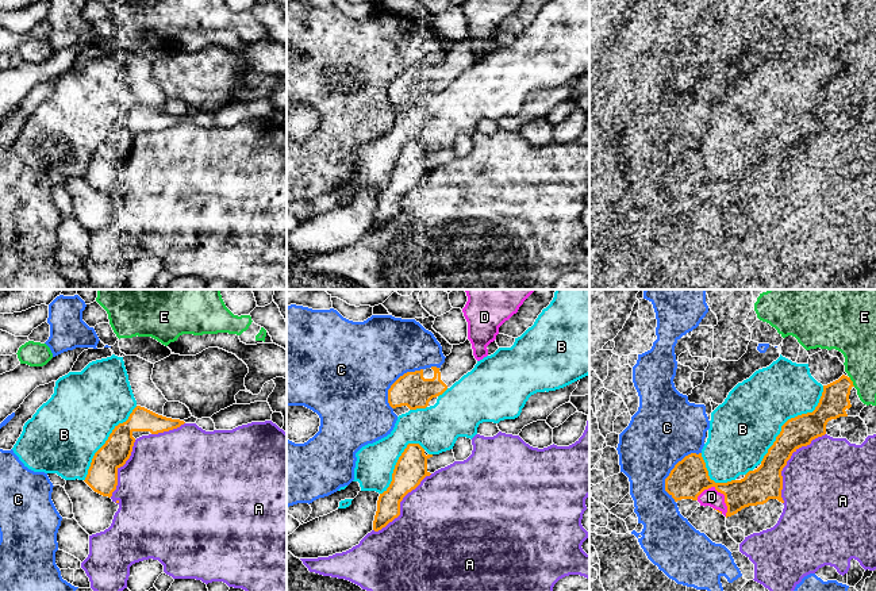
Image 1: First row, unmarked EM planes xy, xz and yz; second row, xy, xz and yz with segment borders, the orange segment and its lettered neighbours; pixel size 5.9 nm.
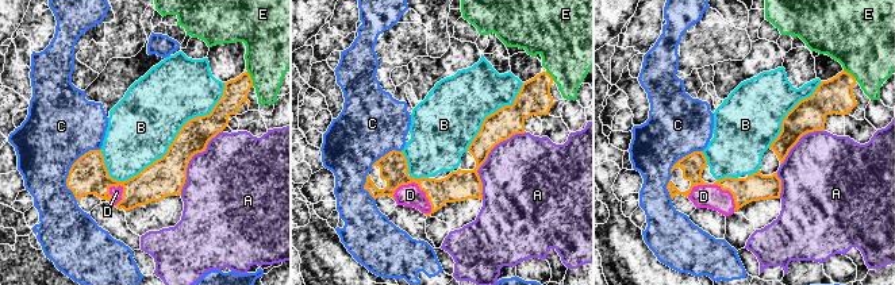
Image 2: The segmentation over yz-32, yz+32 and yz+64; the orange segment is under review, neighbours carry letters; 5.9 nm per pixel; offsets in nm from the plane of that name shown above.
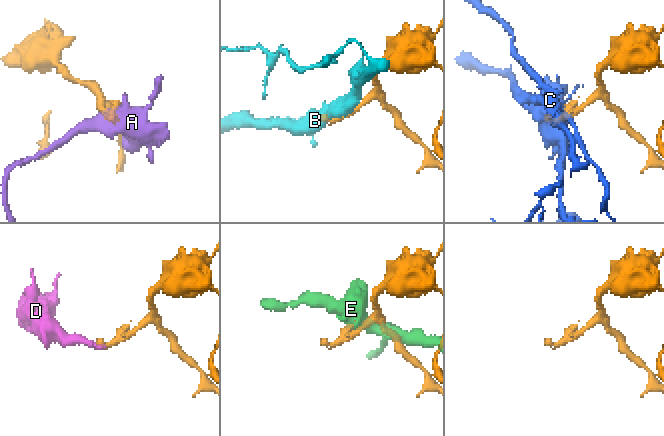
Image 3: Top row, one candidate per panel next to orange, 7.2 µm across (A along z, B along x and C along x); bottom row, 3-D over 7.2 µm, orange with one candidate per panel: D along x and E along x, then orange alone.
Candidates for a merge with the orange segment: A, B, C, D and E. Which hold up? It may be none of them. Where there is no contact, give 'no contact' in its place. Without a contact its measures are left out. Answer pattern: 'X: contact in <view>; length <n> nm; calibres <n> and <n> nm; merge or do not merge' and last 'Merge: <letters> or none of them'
A: contact in yz; length 500 nm; calibres 200 and 480 nm; do not merge
B: contact in yz; length 600 nm; calibres 180 and 380 nm; do not merge
C: contact in yz; length 340 nm; calibres 220 and 400 nm; do not merge
D: contact in yz; length 220 nm; calibres 220 and 100 nm; merge
E: contact in yz; length 70 nm; calibres 170 and 240 nm; do not merge
Merge: D

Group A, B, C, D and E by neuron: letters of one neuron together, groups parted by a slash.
A / B / C / D / E

